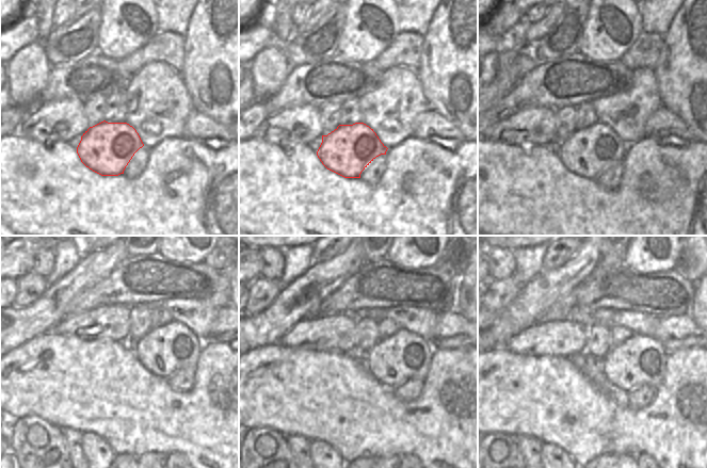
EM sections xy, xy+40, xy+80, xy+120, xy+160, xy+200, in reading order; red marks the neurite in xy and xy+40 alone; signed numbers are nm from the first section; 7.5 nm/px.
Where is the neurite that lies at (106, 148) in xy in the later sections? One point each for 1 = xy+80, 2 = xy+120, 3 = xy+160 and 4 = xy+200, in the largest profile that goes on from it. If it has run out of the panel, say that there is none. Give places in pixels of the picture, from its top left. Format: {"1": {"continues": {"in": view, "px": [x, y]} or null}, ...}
{"1": {"continues": {"in": "xy+80", "px": [587, 151]}}, "2": {"continues": {"in": "xy+120", "px": [175, 347]}}, "3": {"continues": {"in": "xy+160", "px": [404, 355]}}, "4": {"continues": {"in": "xy+200", "px": [640, 360]}}}

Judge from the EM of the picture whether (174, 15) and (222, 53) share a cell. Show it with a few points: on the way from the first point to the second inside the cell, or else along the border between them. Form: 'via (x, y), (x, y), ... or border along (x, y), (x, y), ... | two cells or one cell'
border along (193, 11), (188, 23), (188, 31), (183, 36) | two cells

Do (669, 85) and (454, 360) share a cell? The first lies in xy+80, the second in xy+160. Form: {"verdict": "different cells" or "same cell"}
{"verdict": "different cells"}

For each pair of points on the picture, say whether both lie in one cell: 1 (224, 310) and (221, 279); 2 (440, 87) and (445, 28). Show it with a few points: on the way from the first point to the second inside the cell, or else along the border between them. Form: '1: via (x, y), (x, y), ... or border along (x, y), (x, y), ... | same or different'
1: via (221, 303), (221, 287) | same
2: via (445, 73), (445, 43) | same

